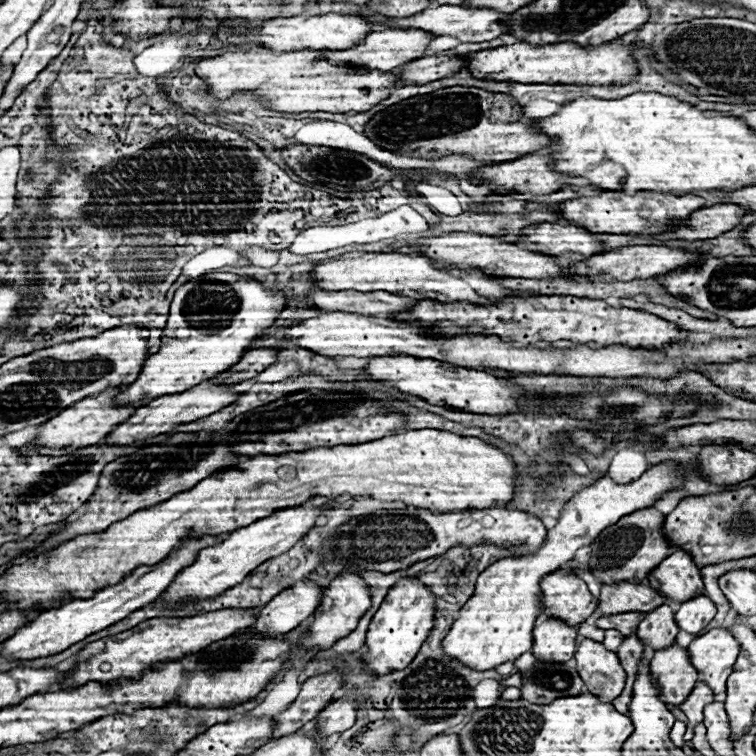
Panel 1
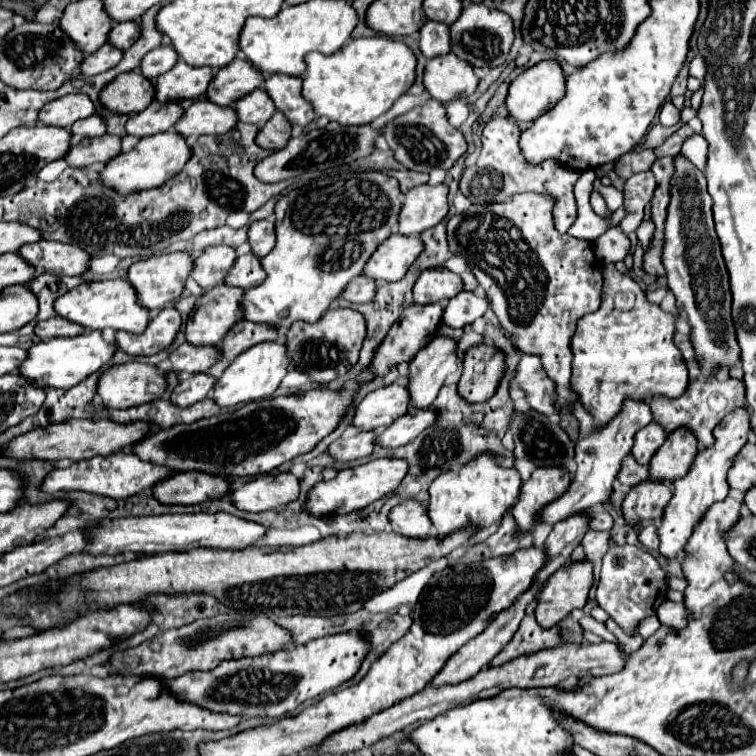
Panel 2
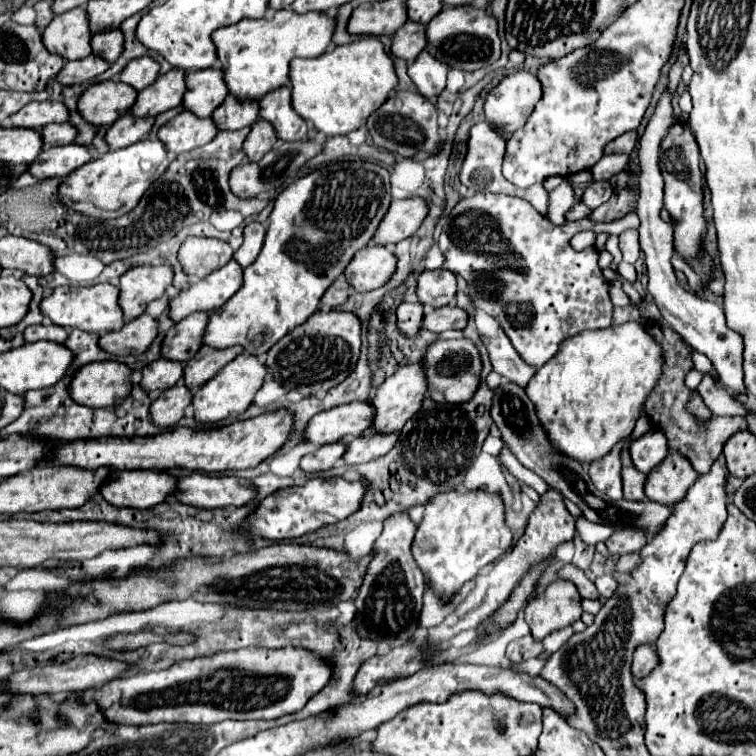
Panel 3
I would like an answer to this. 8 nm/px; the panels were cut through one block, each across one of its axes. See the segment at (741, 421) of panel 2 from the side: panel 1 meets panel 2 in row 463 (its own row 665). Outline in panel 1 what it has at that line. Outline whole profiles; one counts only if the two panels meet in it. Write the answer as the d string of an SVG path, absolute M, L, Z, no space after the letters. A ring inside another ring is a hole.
M714 628L704 636L698 636L688 646L690 662L698 670L700 678L714 690L722 694L726 690L726 680L740 652L740 642L726 628Z

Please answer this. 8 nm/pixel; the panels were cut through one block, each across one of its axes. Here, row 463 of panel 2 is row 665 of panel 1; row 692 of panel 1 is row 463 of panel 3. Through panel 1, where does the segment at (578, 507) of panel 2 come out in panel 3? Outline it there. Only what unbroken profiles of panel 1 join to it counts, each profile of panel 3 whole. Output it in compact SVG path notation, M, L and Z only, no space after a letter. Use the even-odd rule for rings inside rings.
M624 442L614 446L614 450L610 454L606 454L602 460L594 460L588 470L592 484L600 492L610 496L612 500L622 498L622 478L620 478L620 450L622 450L622 446L624 446Z

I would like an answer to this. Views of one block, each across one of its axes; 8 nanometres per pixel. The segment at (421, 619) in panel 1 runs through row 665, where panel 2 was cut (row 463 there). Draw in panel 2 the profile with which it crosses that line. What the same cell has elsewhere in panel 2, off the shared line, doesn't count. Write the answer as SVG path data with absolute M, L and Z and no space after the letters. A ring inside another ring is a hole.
M378 458L354 468L344 468L338 472L336 478L328 482L318 482L310 490L306 510L312 512L314 516L328 516L328 514L348 514L366 508L368 504L394 492L394 488L400 486L406 474L408 474L408 462L402 458Z

